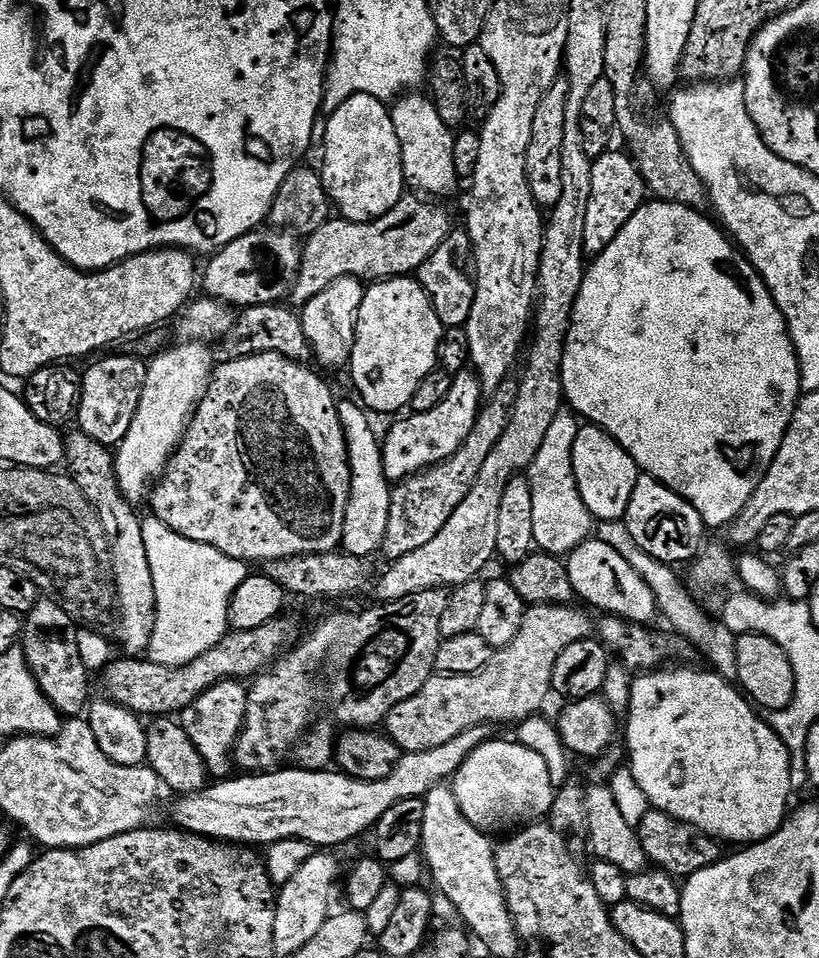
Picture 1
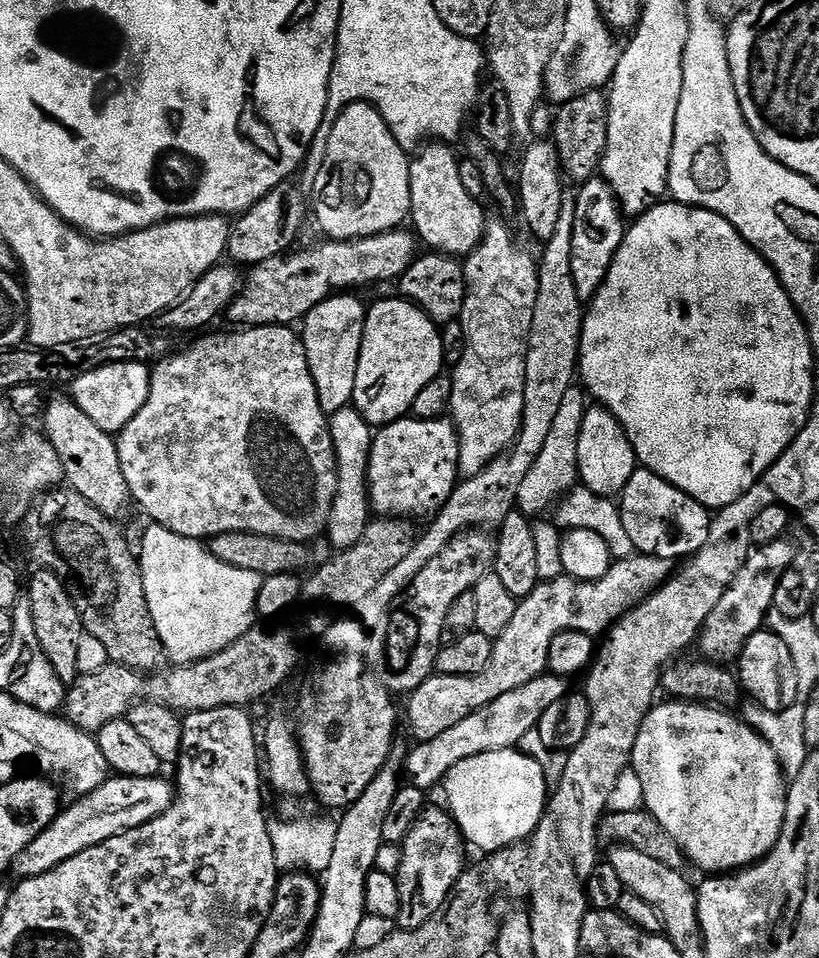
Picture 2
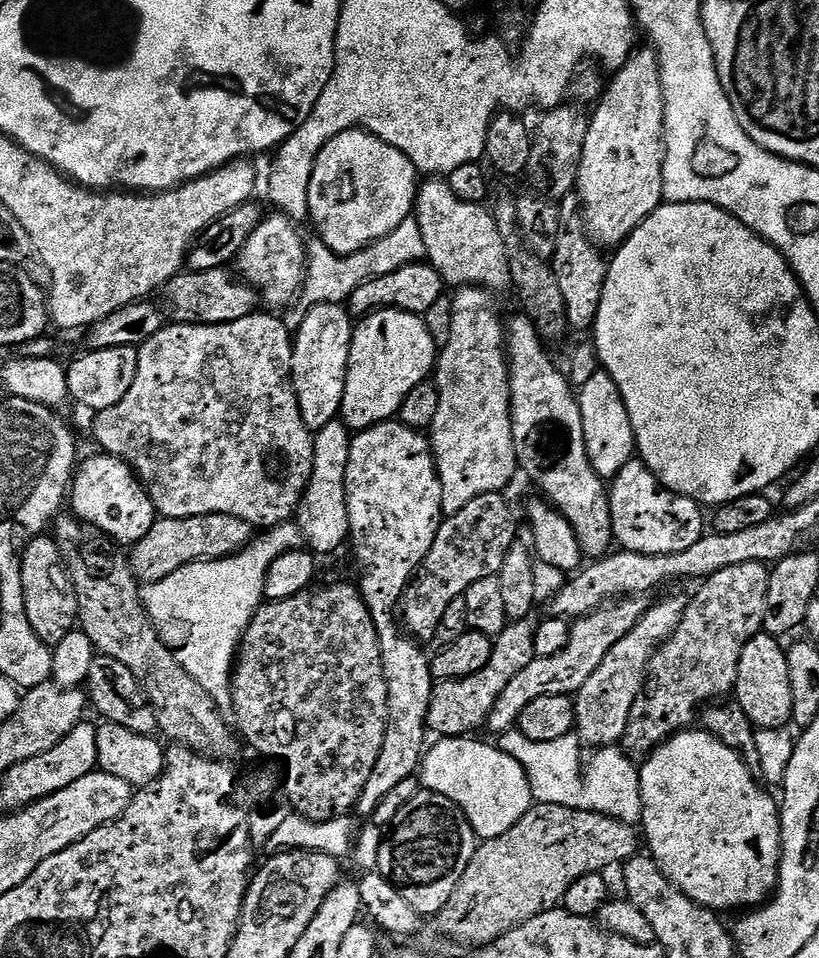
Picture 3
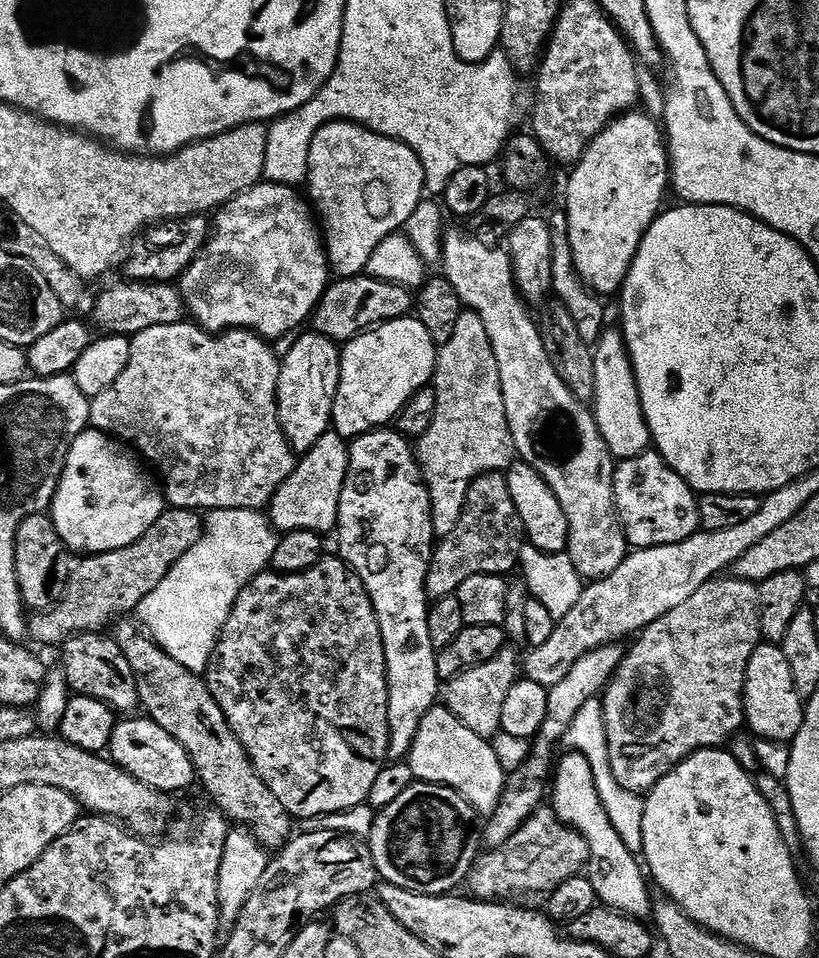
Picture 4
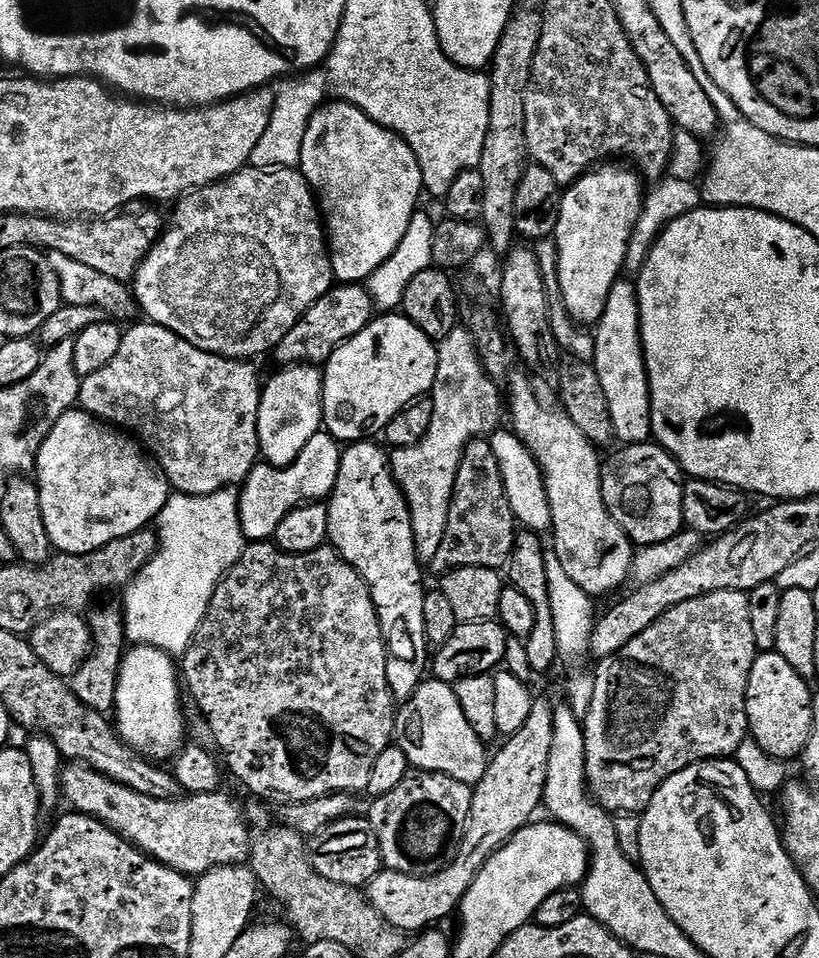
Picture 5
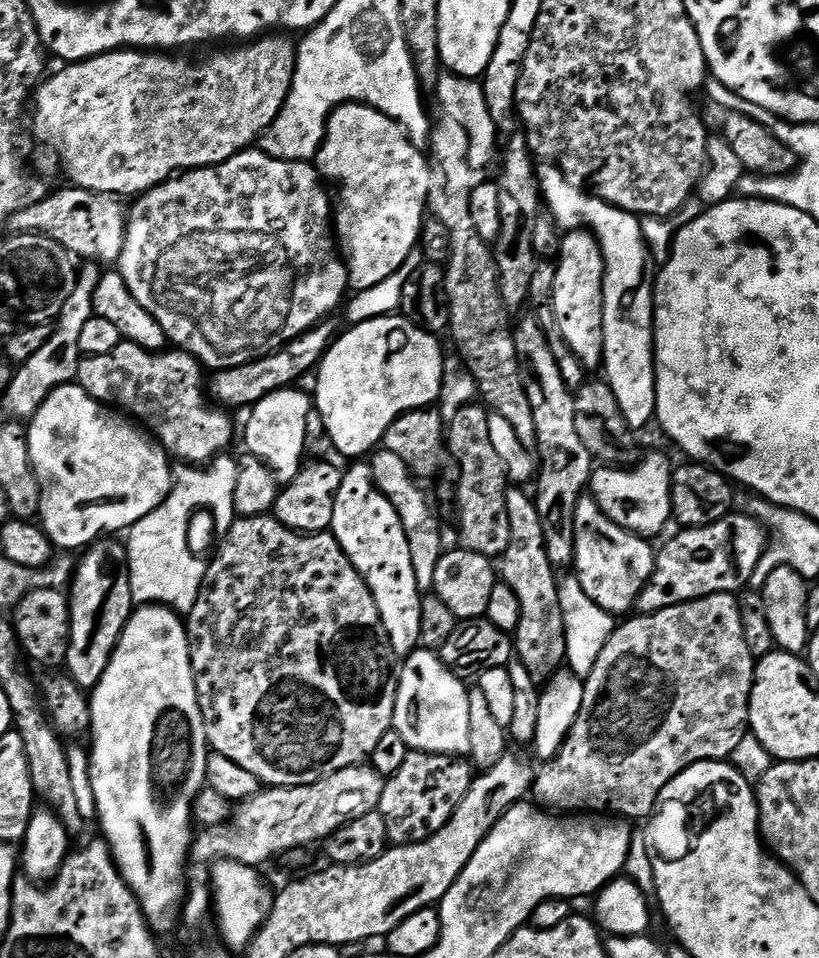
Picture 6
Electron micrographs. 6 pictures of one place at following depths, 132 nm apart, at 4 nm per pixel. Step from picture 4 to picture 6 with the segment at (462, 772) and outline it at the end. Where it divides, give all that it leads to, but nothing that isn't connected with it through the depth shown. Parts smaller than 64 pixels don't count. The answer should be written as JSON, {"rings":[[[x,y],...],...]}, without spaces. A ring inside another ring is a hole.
{"rings":[[[417,650],[403,661],[398,672],[396,685],[396,705],[392,726],[394,731],[402,734],[402,742],[408,744],[414,752],[433,752],[447,756],[467,757],[470,750],[470,698],[469,685],[453,674],[440,661],[439,655],[432,650]]]}

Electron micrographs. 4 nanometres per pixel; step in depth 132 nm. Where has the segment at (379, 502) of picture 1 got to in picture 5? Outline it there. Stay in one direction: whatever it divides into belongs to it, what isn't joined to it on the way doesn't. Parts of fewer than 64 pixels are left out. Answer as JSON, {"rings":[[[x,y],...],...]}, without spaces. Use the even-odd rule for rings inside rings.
{"rings":[[[322,430],[306,442],[306,450],[298,454],[295,464],[289,468],[276,468],[267,462],[257,463],[256,469],[244,479],[238,492],[245,541],[271,541],[278,526],[282,526],[285,518],[301,504],[327,501],[338,482],[341,451],[341,441],[335,440],[327,430]]]}

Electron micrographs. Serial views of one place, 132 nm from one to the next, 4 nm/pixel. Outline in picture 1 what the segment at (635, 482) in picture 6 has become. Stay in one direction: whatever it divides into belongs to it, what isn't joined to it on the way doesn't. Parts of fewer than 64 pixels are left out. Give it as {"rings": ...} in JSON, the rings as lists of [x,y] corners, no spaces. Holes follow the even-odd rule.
{"rings":[[[647,474],[637,475],[634,494],[630,494],[630,506],[623,521],[646,554],[671,566],[695,561],[706,540],[706,529],[698,510],[694,510],[688,500],[674,494],[674,490]]]}

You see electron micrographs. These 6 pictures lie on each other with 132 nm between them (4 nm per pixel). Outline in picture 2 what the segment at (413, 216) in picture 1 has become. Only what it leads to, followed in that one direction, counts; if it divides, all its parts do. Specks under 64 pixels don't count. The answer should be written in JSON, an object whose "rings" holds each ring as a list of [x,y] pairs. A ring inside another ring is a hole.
{"rings":[[[403,227],[357,240],[321,239],[321,244],[312,244],[301,252],[289,251],[253,264],[247,269],[242,287],[233,296],[226,308],[226,316],[236,326],[258,324],[283,324],[292,326],[303,321],[314,306],[321,304],[337,290],[354,284],[376,284],[379,280],[399,281],[401,273],[412,264],[418,255],[418,240]]]}

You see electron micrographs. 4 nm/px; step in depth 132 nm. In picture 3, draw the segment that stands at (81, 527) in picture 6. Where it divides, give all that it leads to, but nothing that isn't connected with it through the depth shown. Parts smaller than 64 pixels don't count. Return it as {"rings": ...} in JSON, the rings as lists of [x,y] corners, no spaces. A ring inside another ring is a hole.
{"rings":[[[107,454],[99,455],[90,457],[85,464],[83,461],[75,469],[70,485],[71,515],[77,516],[86,524],[93,524],[98,530],[111,536],[117,545],[134,545],[146,538],[146,534],[150,534],[150,526],[154,526],[158,518],[156,507],[148,497],[148,491],[141,484],[139,476],[125,460]]]}

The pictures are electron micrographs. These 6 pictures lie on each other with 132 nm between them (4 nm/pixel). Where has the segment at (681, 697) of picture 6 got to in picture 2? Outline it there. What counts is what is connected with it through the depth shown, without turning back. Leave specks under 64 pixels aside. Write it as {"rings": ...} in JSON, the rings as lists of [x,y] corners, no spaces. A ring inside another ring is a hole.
{"rings":[[[788,538],[775,540],[759,545],[748,553],[742,570],[738,572],[734,582],[730,582],[726,594],[722,594],[722,602],[718,602],[714,610],[710,610],[710,618],[706,618],[706,622],[700,627],[698,649],[700,648],[699,655],[705,661],[717,666],[728,666],[739,661],[749,638],[765,627],[773,611],[774,590],[778,590],[782,574],[790,570],[798,551],[797,545],[792,545],[790,541]]]}

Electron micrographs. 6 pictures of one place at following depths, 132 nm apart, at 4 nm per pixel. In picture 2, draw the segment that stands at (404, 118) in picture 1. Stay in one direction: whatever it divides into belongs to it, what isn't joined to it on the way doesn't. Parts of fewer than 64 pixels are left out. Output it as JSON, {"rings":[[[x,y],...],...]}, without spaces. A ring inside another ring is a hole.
{"rings":[[[428,142],[415,153],[417,156],[411,157],[410,224],[421,245],[428,244],[424,246],[431,251],[459,257],[480,243],[486,215],[480,209],[481,201],[462,187],[460,160],[448,148],[451,147],[444,142]]]}

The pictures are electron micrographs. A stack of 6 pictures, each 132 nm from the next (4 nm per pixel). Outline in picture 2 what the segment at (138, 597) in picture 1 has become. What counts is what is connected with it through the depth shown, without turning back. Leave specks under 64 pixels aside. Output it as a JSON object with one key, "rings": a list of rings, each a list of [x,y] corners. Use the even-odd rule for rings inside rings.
{"rings":[[[71,395],[56,396],[52,401],[45,403],[42,408],[44,425],[42,431],[48,437],[50,446],[54,446],[54,451],[58,454],[58,462],[62,462],[64,471],[63,479],[67,487],[72,491],[82,494],[86,502],[90,502],[98,509],[102,515],[109,518],[116,518],[116,515],[130,504],[128,487],[126,486],[126,474],[122,474],[122,464],[118,462],[118,452],[113,433],[104,432],[102,426],[95,424],[92,419],[79,408]]]}

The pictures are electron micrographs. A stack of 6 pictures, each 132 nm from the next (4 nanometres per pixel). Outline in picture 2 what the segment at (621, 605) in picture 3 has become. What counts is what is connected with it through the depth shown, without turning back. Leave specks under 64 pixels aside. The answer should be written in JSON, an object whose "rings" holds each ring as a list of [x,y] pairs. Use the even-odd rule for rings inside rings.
{"rings":[[[545,674],[534,678],[534,682],[528,682],[526,686],[520,686],[518,690],[510,690],[510,694],[502,694],[502,698],[494,698],[490,706],[470,714],[470,718],[462,718],[450,726],[438,738],[421,740],[415,745],[416,749],[409,751],[406,756],[406,780],[414,788],[431,790],[432,787],[443,785],[448,777],[448,771],[458,762],[464,762],[466,758],[474,758],[474,754],[490,754],[494,750],[506,750],[516,748],[529,735],[535,733],[542,714],[554,702],[562,702],[562,698],[569,695],[569,681],[562,676]]]}

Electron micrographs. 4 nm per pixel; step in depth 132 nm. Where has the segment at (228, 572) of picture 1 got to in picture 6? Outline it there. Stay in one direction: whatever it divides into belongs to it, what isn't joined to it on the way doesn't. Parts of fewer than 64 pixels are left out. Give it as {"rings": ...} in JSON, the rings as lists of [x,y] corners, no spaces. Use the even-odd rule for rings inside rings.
{"rings":[[[221,454],[212,463],[203,466],[180,466],[175,469],[168,497],[127,533],[130,590],[137,605],[159,604],[177,614],[186,614],[194,602],[198,602],[206,564],[190,550],[186,530],[192,515],[203,511],[212,513],[217,533],[225,534],[230,530],[238,518],[234,502],[238,472],[238,460],[232,454]]]}

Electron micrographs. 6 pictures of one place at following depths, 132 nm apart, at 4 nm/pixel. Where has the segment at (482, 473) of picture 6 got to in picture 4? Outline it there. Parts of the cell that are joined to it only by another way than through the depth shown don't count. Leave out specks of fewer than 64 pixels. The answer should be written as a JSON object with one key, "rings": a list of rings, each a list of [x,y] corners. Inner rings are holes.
{"rings":[[[483,472],[474,478],[466,494],[458,526],[454,526],[450,534],[439,537],[435,545],[426,578],[429,601],[455,596],[458,586],[462,586],[466,578],[474,578],[474,574],[507,577],[508,572],[515,573],[525,543],[522,517],[514,506],[514,498],[510,498],[507,475],[504,472]]]}

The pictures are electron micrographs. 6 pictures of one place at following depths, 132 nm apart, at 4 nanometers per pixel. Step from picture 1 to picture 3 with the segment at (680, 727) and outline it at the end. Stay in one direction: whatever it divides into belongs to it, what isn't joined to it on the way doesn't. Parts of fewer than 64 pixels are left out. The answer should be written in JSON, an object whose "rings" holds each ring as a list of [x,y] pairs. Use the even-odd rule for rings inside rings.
{"rings":[[[685,730],[677,732],[669,740],[665,740],[659,748],[654,749],[651,756],[647,757],[639,765],[639,769],[642,802],[644,803],[642,836],[646,841],[647,851],[652,859],[658,862],[664,876],[670,878],[670,882],[674,886],[678,886],[682,890],[682,894],[690,897],[695,904],[710,908],[717,914],[723,913],[723,908],[752,910],[765,903],[772,893],[776,891],[776,883],[780,880],[780,858],[782,855],[780,847],[780,809],[777,801],[772,801],[771,794],[763,792],[763,790],[768,790],[762,787],[761,781],[750,771],[747,764],[744,763],[744,759],[738,754],[734,754],[734,750],[730,750],[730,746],[726,746],[707,730]]]}

